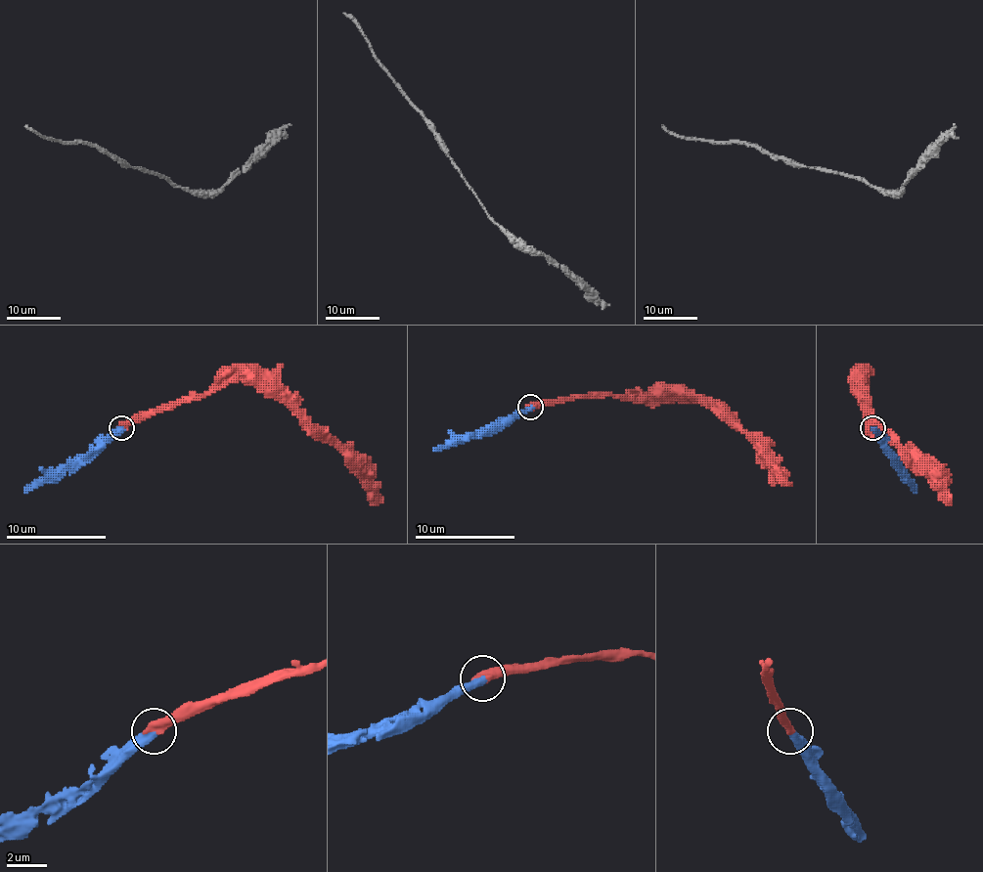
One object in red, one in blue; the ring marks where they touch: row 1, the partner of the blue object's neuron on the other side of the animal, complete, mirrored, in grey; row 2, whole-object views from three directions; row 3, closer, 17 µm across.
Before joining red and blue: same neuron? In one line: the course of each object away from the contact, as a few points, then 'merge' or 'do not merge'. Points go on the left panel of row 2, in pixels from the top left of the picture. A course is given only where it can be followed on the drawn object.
red runs (122, 427), (177, 405), (200, 400), (230, 382), (267, 379), (368, 480), (368, 495), (378, 504); blue runs (122, 427), (110, 432), (84, 457), (74, 457), (47, 472), (24, 492); merge

